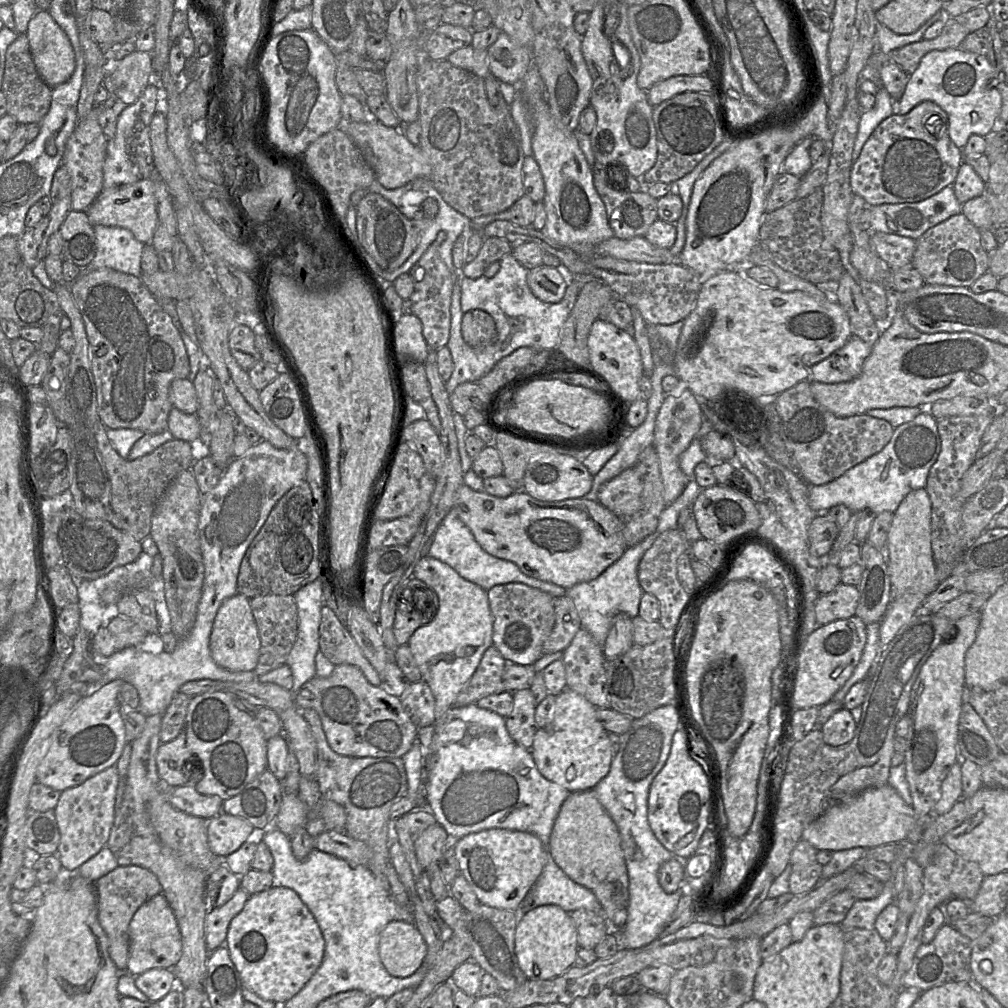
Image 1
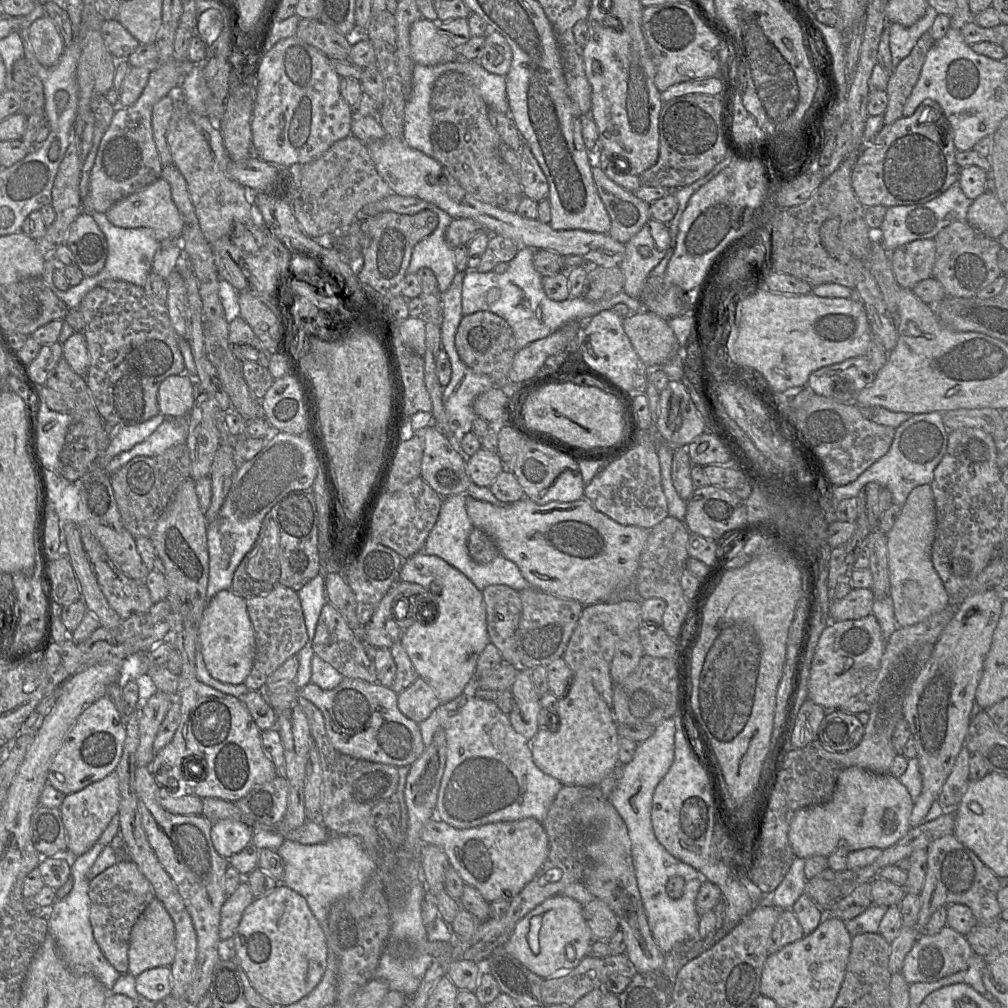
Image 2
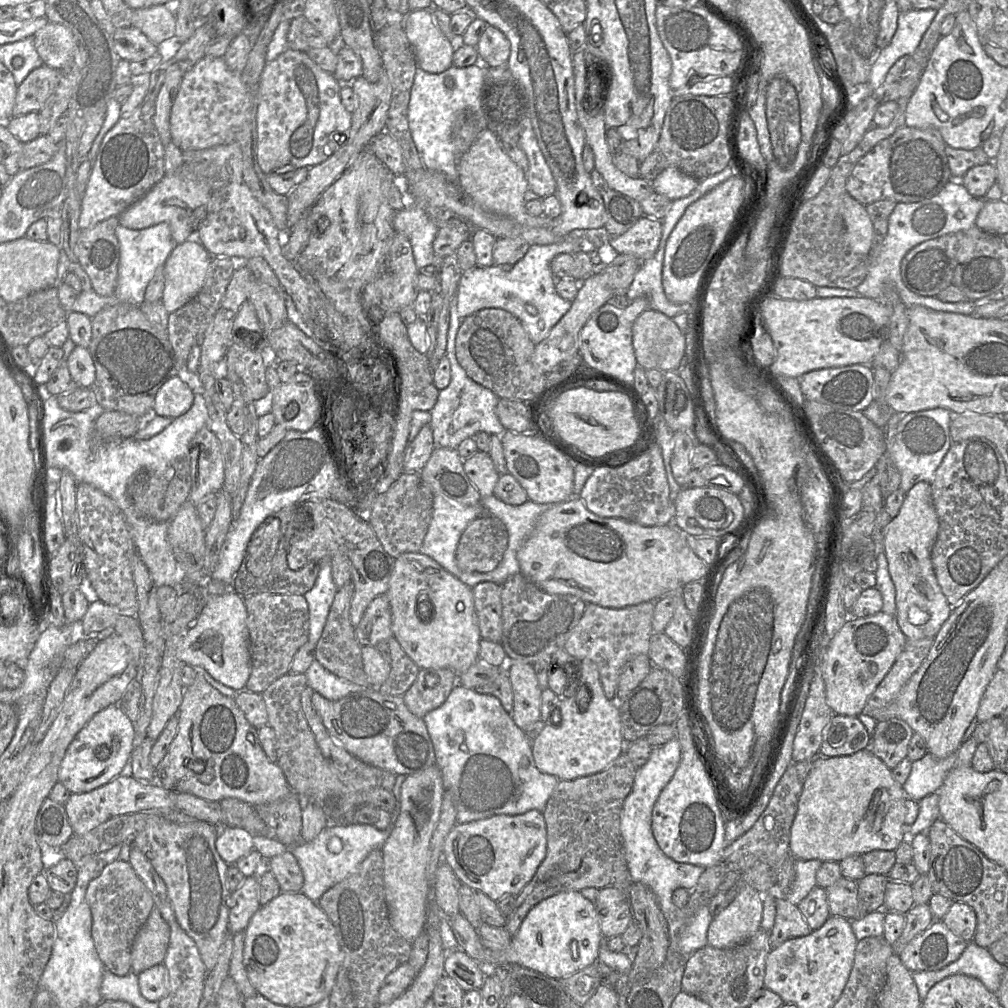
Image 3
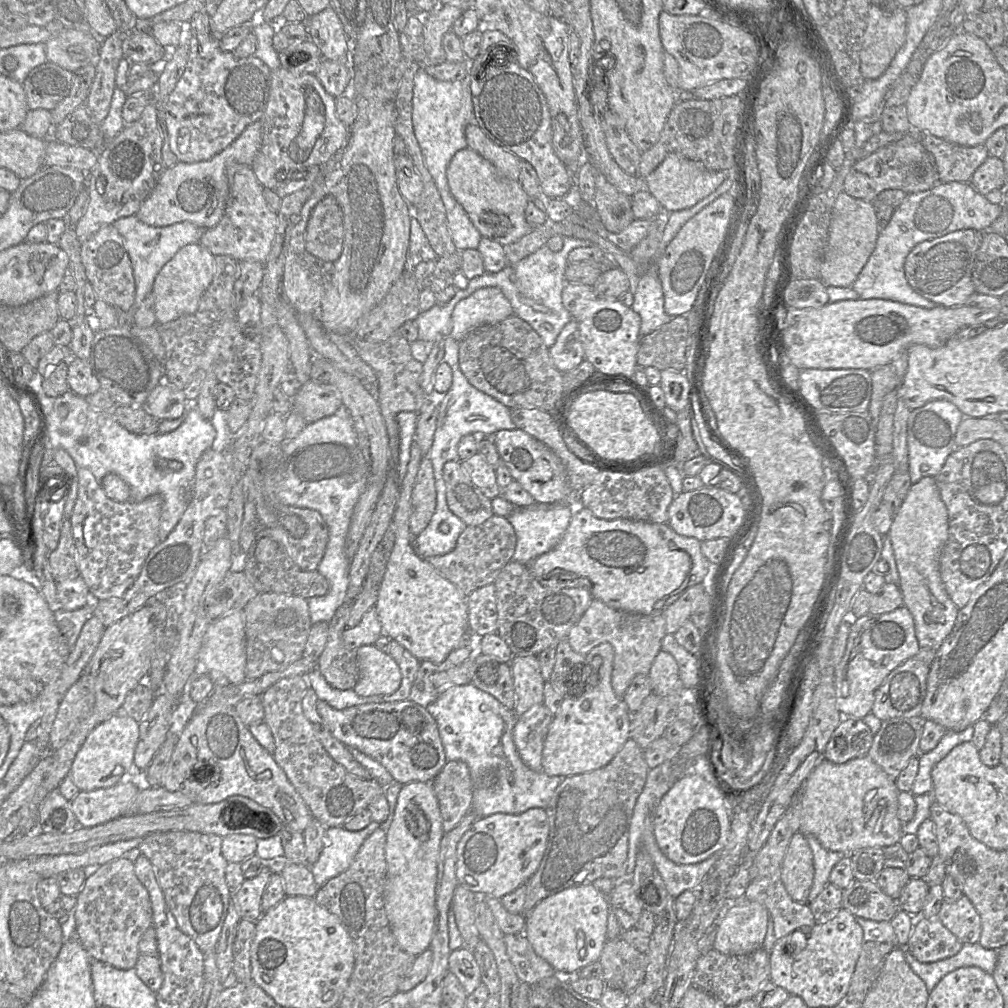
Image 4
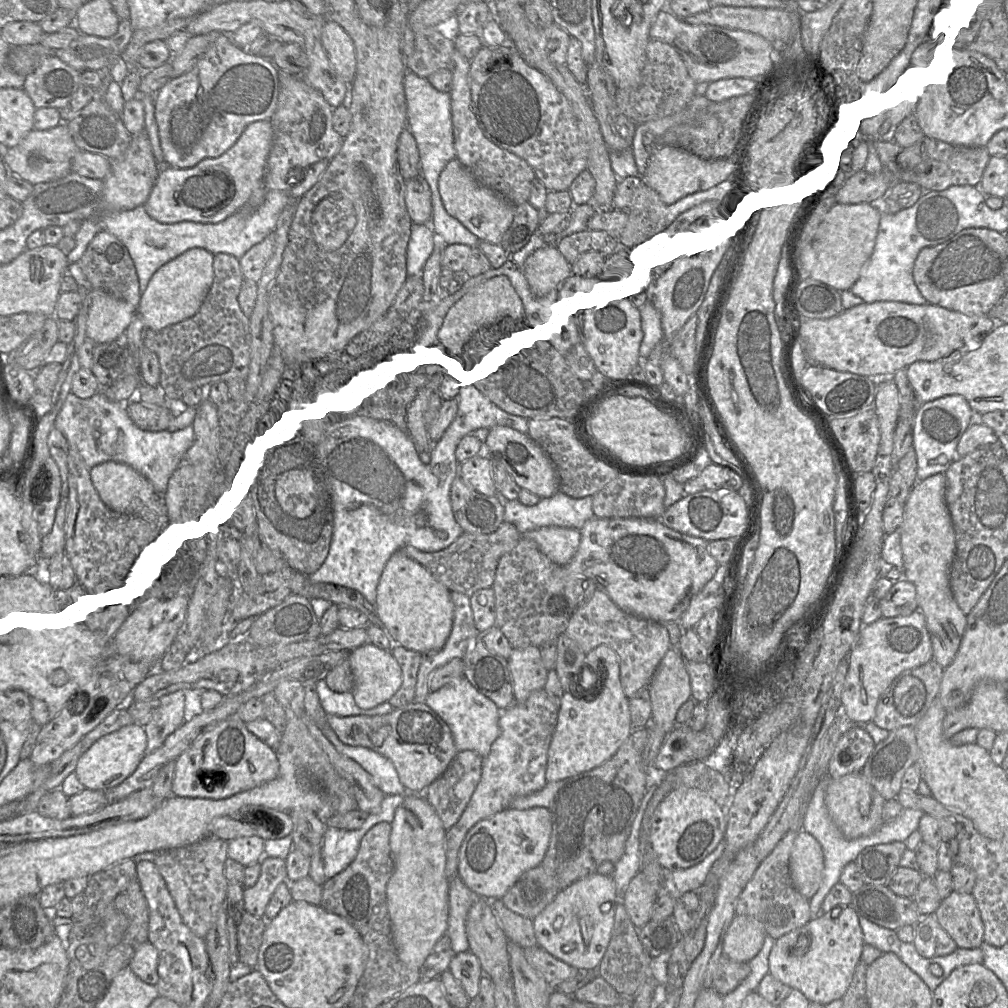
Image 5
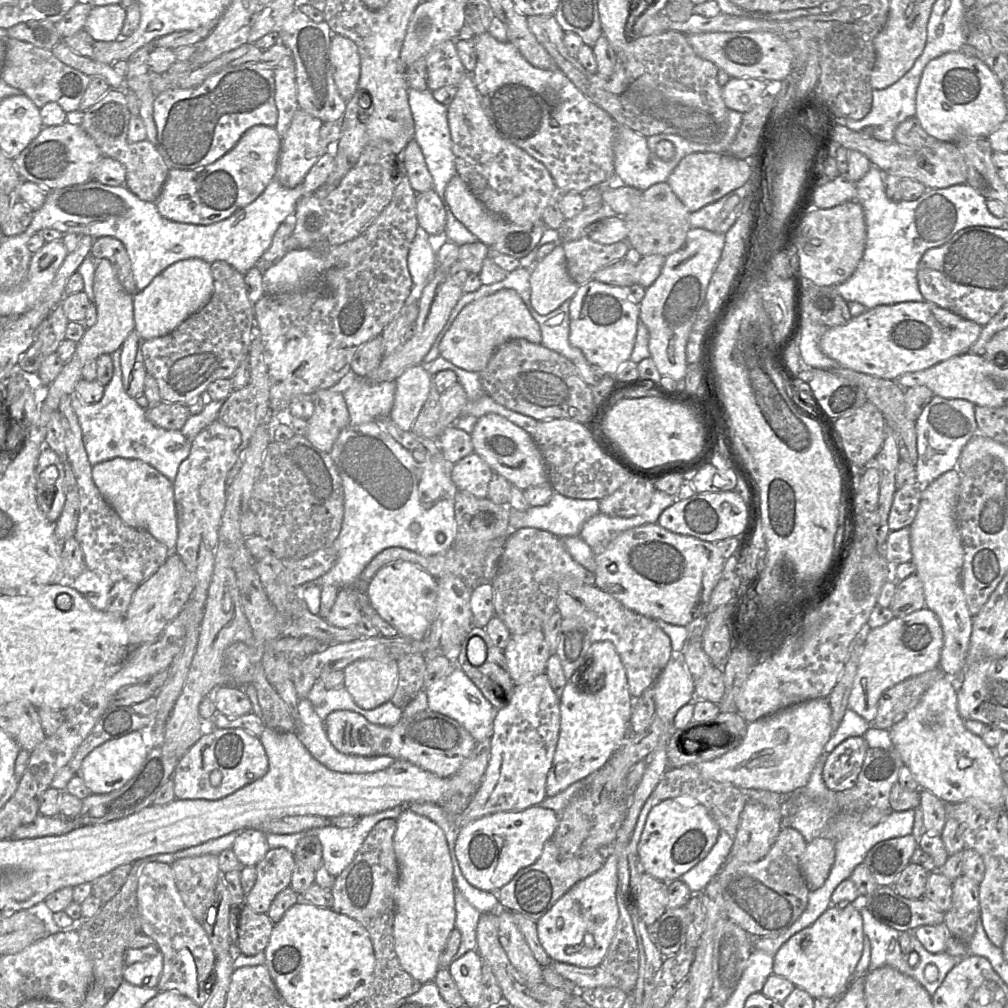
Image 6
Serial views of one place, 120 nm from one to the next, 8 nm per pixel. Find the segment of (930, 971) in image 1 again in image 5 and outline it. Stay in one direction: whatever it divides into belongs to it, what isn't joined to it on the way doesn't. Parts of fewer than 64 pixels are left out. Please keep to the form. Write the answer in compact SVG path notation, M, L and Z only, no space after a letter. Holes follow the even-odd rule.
M933 914L922 917L914 927L913 944L917 952L925 958L945 956L958 947Z

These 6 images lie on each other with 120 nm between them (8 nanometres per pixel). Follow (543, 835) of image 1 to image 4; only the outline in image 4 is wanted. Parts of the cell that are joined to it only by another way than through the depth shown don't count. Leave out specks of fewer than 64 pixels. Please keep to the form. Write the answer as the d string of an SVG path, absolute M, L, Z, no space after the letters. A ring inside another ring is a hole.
M472 683L445 687L426 709L437 723L447 761L463 761L469 768L473 783L471 810L478 818L496 813L520 814L531 808L546 809L545 804L549 804L564 777L548 776L543 771L533 771L525 765L513 739L513 729L517 720L514 711L508 710L495 697Z

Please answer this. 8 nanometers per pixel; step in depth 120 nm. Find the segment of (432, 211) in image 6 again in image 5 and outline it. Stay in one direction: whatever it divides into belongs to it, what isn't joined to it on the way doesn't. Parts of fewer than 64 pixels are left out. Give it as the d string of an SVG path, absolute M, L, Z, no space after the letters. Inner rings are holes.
M422 174L405 180L405 203L415 224L429 224L432 218L431 189Z

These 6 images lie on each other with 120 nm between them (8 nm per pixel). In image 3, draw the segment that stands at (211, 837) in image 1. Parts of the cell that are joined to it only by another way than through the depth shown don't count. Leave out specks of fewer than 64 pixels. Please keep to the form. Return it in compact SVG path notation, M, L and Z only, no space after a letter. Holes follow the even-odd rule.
M219 827L216 850L227 864L235 864L254 849L253 836L241 827Z

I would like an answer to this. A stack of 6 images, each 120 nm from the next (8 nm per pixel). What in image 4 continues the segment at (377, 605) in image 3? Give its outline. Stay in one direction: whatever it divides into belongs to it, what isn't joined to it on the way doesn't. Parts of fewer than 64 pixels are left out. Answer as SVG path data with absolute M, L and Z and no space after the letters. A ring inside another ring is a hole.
M374 606L363 615L357 626L346 628L342 638L349 650L356 650L363 645L374 645L382 634L382 625Z

